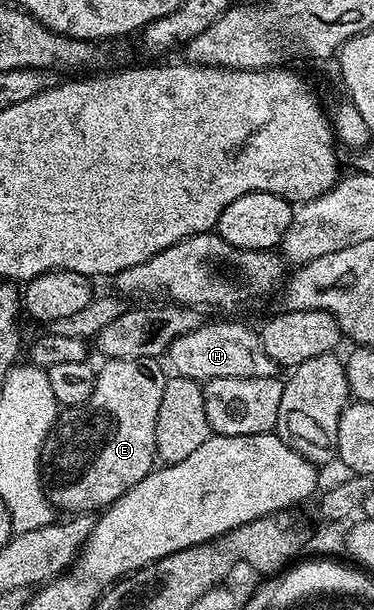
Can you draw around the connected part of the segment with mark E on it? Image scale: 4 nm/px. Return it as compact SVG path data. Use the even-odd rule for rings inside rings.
M112 358L110 360L104 361L102 364L104 365L103 367L101 365L98 367L95 376L95 383L93 384L93 392L89 396L89 400L85 400L83 403L81 403L80 406L72 406L70 408L64 409L62 413L60 413L59 417L55 419L55 427L51 429L51 433L48 434L47 438L43 441L43 453L41 455L41 477L45 483L47 499L51 501L52 507L54 507L56 511L68 510L66 513L71 516L79 516L84 512L91 512L87 510L95 510L94 512L99 512L108 506L112 506L112 504L114 504L121 495L123 495L125 492L129 492L129 488L133 488L133 484L137 484L141 480L145 480L145 476L151 473L157 462L157 455L155 453L155 421L157 420L157 408L161 408L161 396L163 395L164 379L162 377L158 378L158 376L155 375L149 367L147 367L150 365L144 364L142 361L133 358Z

